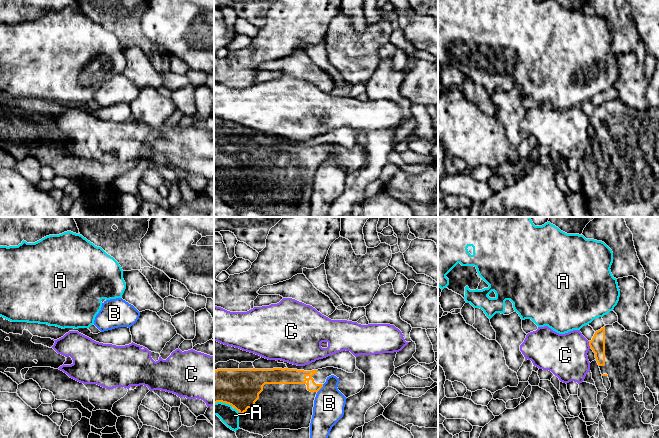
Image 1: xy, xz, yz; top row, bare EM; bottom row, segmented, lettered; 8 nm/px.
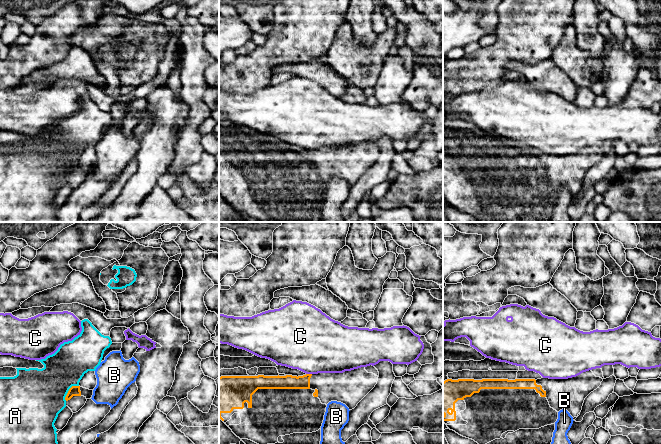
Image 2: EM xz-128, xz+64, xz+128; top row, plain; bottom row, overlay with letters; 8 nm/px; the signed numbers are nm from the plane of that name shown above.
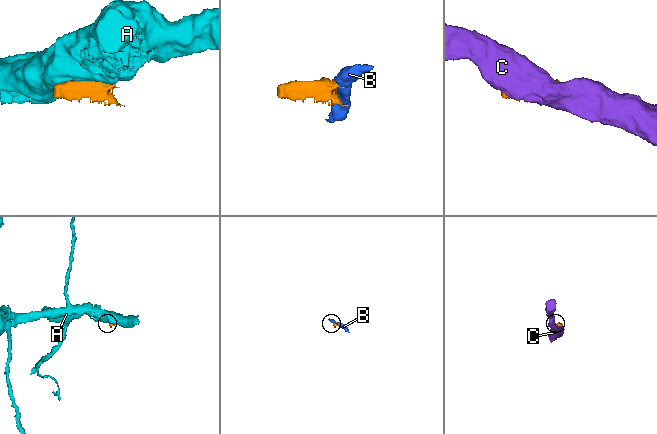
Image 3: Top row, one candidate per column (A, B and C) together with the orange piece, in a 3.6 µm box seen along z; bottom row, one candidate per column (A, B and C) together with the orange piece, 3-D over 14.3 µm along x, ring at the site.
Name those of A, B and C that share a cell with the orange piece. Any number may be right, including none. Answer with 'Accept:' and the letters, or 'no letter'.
Accept: no letter

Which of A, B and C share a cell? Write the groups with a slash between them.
A / B / C

